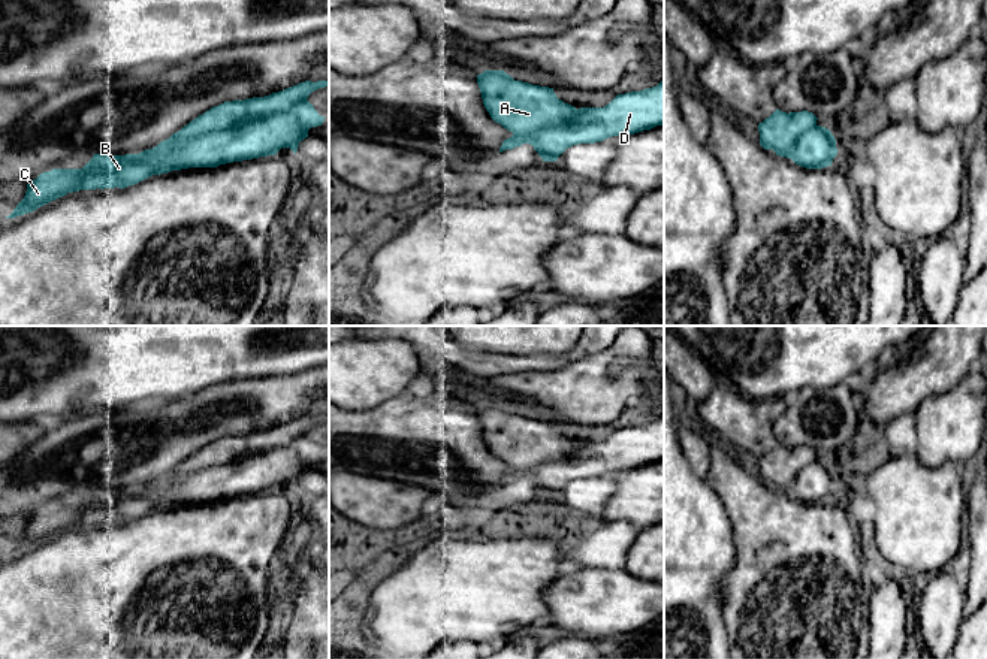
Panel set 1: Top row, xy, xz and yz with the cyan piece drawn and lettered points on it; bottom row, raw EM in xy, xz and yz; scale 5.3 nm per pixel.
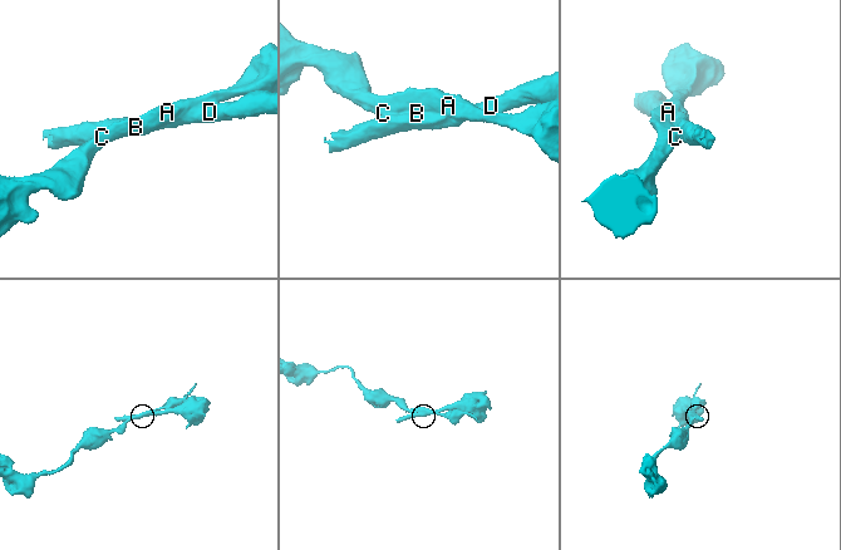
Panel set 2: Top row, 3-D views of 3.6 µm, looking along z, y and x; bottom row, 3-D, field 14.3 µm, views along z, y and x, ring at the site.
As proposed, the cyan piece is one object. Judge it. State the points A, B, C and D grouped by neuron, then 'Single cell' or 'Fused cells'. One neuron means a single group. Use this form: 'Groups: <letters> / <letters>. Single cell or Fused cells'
Groups: A C / B D. Fused cells

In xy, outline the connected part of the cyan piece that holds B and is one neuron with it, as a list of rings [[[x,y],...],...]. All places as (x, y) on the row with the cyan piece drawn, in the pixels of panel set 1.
[[[277,112],[187,140],[163,140],[139,154],[94,154],[82,167],[82,190],[126,188],[153,175],[275,155],[281,148],[296,154],[310,129],[292,114]]]

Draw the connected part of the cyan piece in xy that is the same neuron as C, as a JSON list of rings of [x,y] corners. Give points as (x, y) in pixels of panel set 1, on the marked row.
[[[52,169],[49,172],[43,172],[27,184],[24,199],[6,218],[15,218],[33,212],[67,193],[82,190],[82,184],[82,169]]]

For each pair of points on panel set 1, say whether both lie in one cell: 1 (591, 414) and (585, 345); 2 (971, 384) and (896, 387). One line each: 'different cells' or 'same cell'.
1: different cells
2: different cells

